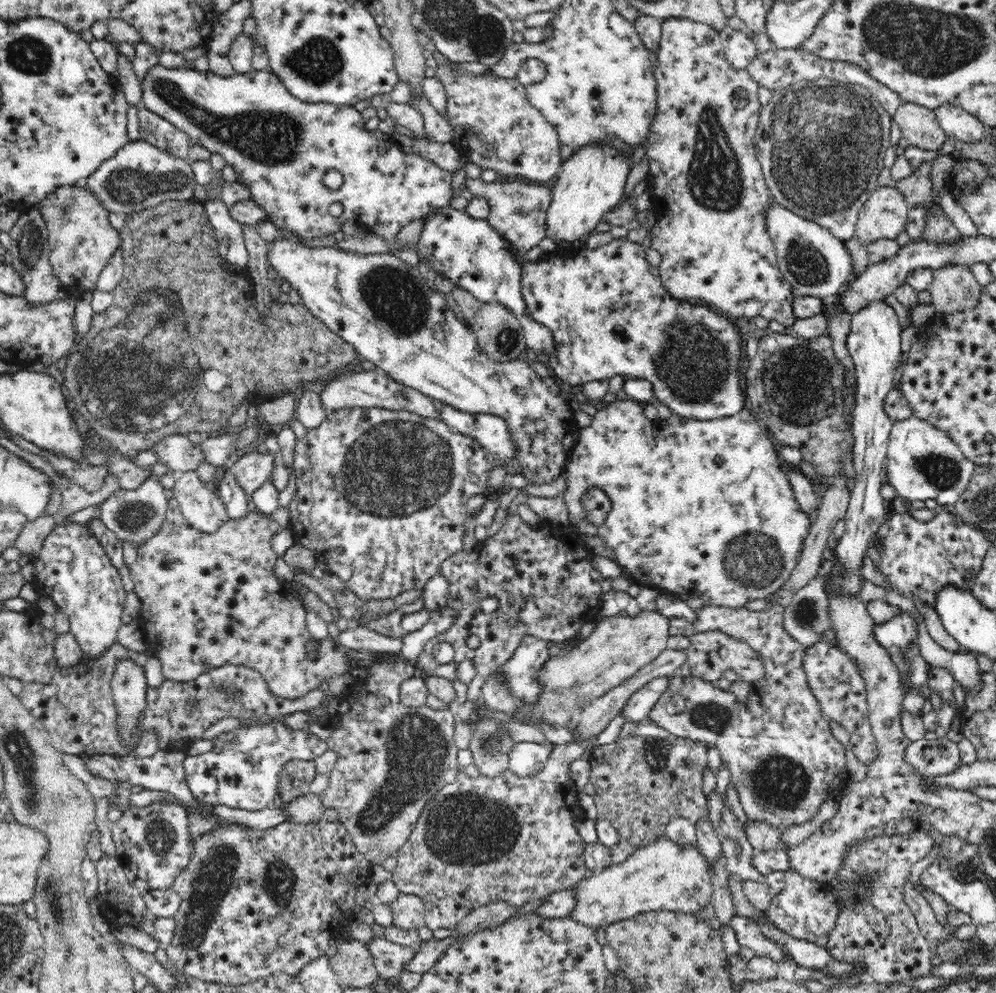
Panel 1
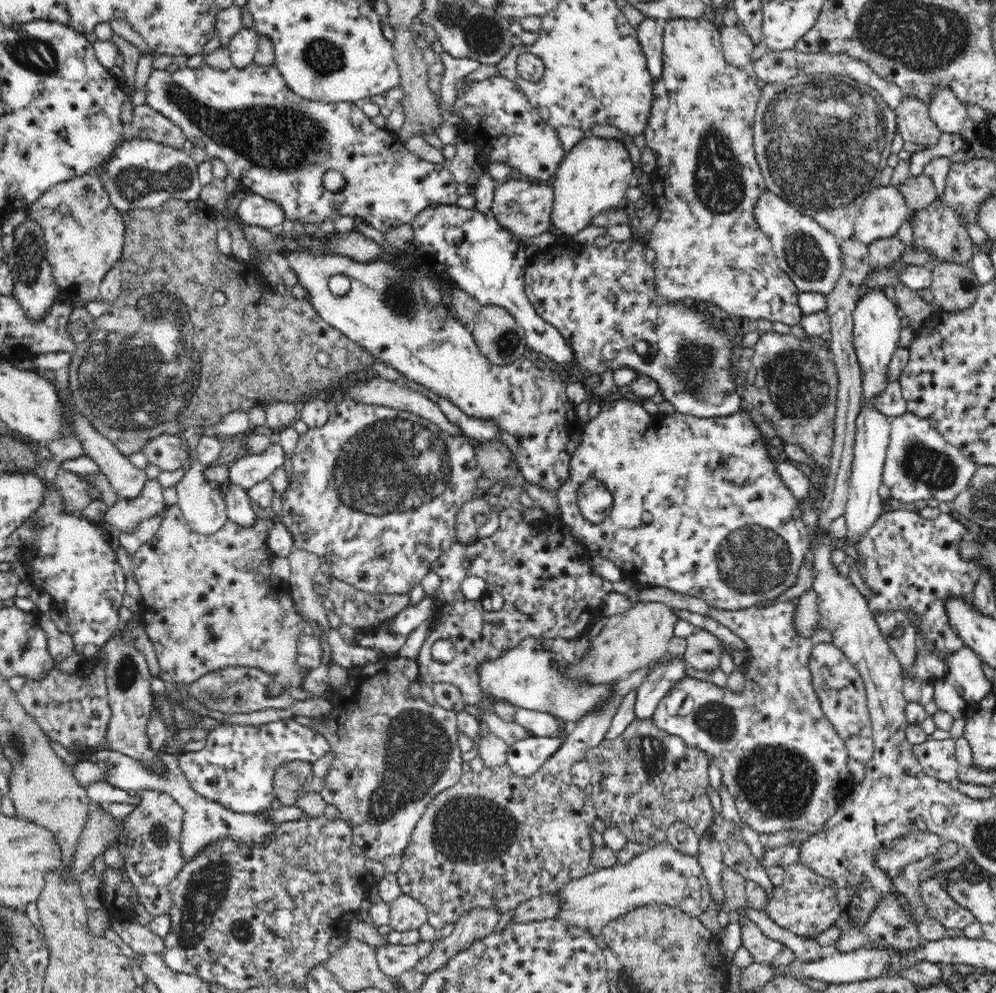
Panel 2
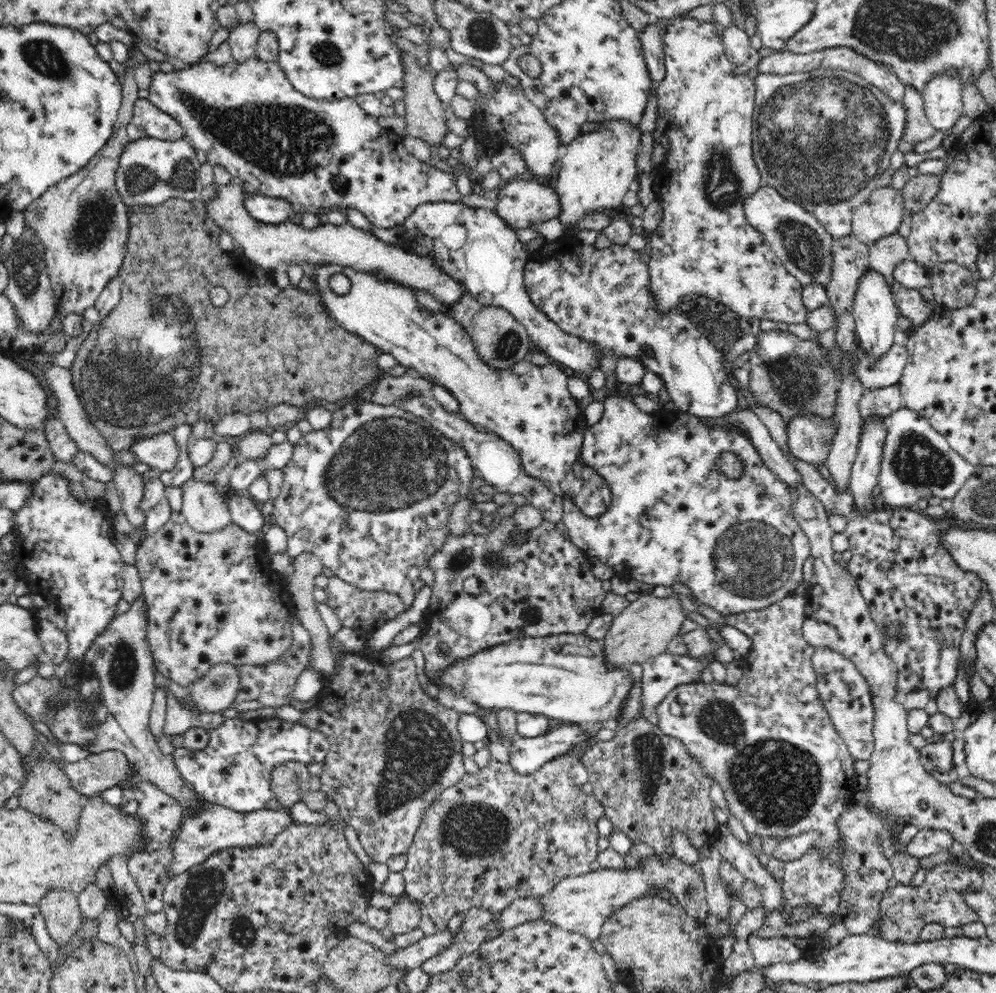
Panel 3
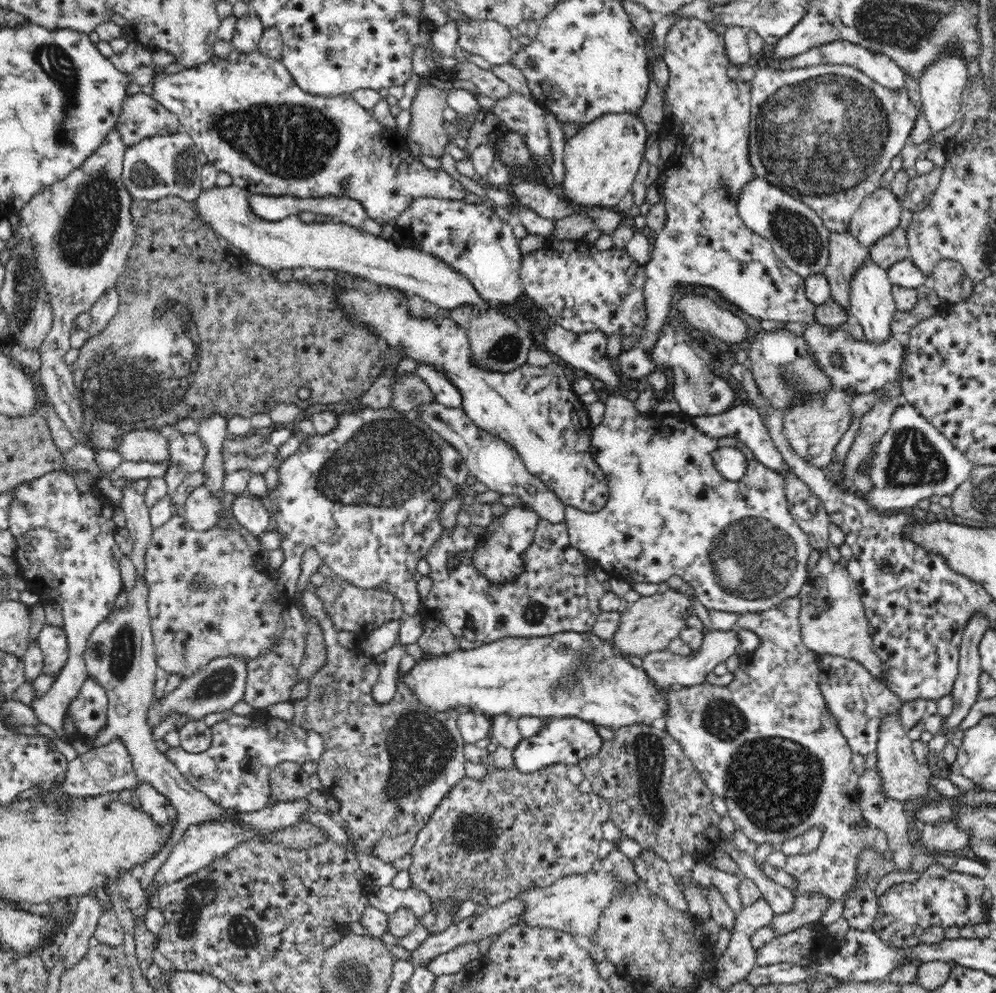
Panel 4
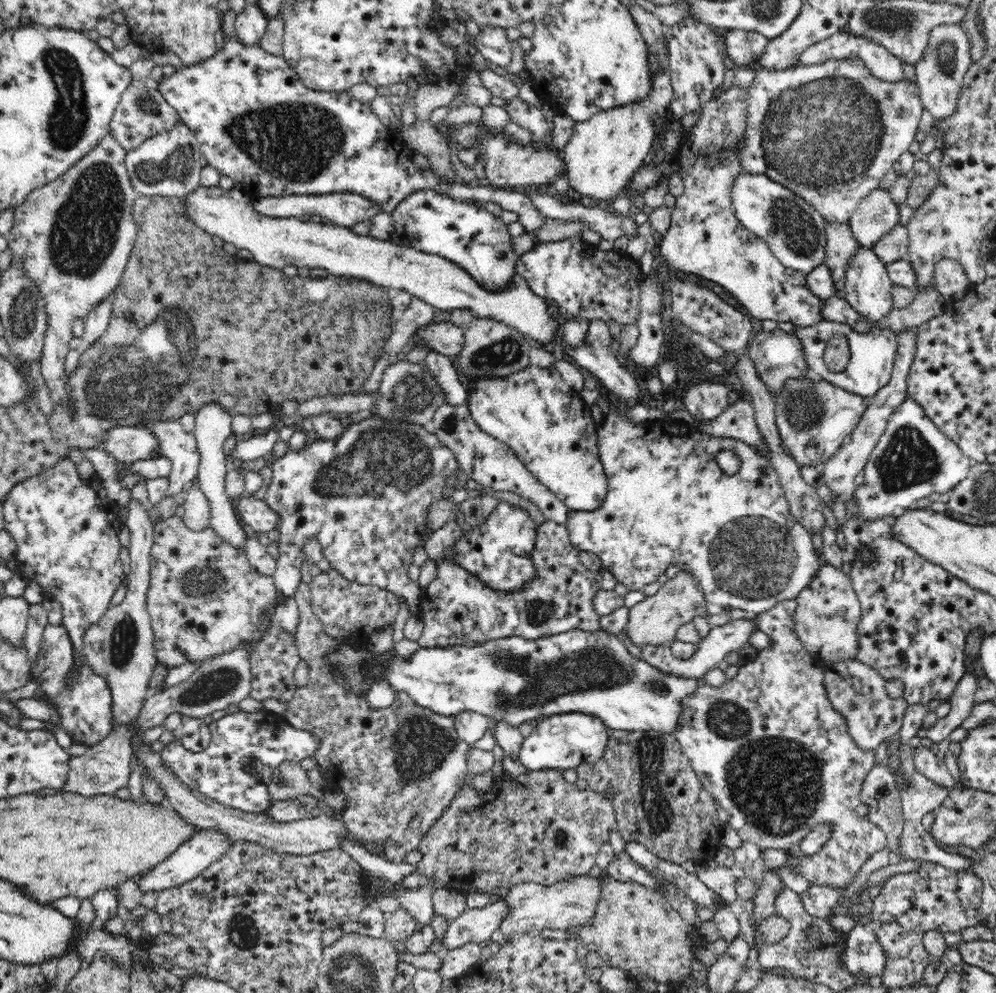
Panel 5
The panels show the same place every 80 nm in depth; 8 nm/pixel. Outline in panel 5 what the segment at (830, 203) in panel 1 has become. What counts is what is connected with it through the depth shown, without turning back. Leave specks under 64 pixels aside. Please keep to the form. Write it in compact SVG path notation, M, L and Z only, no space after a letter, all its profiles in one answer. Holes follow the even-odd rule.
M832 59L820 64L811 64L810 66L796 65L795 67L784 68L784 70L766 70L765 68L755 68L755 76L752 84L747 88L749 99L747 108L747 129L737 157L740 159L744 172L748 174L764 174L773 182L788 188L797 196L800 196L808 205L812 205L817 212L827 221L827 223L834 224L849 224L850 218L854 212L858 210L860 202L877 190L880 186L880 180L888 170L892 169L892 164L900 158L903 152L908 150L908 146L912 144L916 130L920 126L920 118L924 114L922 108L922 101L920 101L920 89L917 83L910 81L896 81L886 82L882 81L870 74L862 61L858 59Z

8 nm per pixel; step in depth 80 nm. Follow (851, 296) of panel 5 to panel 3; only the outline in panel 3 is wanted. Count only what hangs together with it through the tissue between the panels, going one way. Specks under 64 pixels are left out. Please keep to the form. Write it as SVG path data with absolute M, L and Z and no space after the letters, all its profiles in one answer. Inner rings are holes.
M872 271L864 273L860 279L853 304L855 318L855 333L858 336L858 346L866 353L870 361L877 361L886 354L894 344L898 331L899 308L892 298L890 288L882 274Z

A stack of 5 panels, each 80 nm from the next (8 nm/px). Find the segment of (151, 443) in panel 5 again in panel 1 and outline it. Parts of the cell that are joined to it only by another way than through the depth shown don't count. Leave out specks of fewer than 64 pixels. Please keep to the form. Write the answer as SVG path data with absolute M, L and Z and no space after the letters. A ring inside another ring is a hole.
M173 434L163 438L153 446L158 460L168 468L183 472L196 471L205 460L201 443L193 443L187 436Z

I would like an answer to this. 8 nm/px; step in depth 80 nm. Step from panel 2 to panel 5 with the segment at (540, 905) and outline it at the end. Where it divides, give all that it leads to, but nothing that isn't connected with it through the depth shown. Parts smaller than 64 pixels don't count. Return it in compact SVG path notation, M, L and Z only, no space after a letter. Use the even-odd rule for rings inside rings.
M500 899L488 903L483 907L466 909L458 918L455 918L446 926L443 936L432 940L427 952L438 954L438 952L452 951L454 949L483 940L492 940L499 936L499 926L509 915L509 904Z

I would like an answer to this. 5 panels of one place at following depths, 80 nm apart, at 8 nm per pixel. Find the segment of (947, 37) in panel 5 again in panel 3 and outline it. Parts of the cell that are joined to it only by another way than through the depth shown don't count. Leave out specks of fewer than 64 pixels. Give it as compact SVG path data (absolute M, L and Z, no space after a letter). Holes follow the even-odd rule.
M956 73L936 75L923 90L925 113L929 123L942 131L950 130L965 115L962 83Z

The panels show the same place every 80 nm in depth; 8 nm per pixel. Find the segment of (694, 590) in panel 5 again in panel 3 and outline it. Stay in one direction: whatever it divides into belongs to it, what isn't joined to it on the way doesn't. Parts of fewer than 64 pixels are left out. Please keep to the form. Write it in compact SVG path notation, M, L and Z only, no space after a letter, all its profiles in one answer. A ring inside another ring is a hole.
M641 594L620 614L613 616L608 632L601 639L603 666L607 670L629 671L632 665L641 665L649 658L666 653L670 640L679 635L680 624L686 619L684 612L676 597Z

